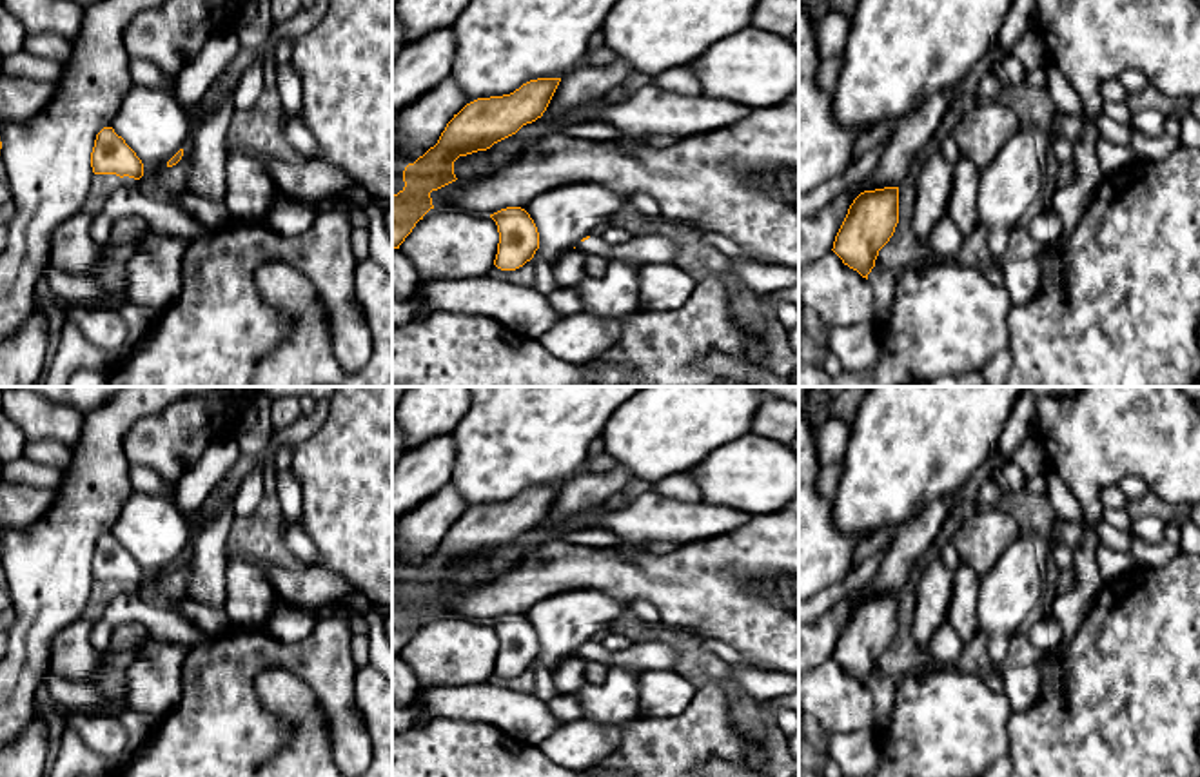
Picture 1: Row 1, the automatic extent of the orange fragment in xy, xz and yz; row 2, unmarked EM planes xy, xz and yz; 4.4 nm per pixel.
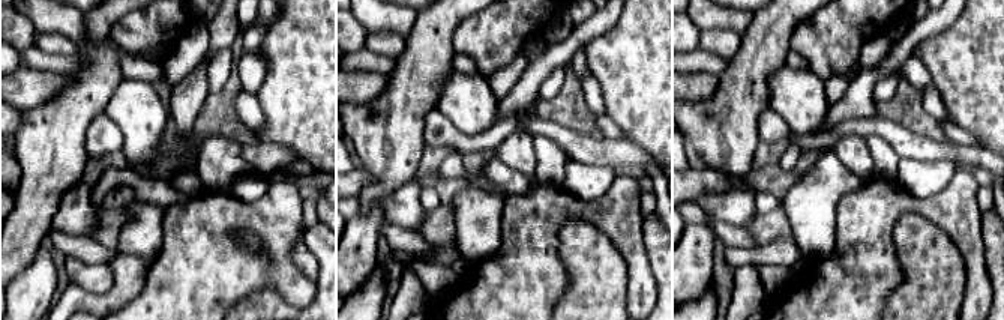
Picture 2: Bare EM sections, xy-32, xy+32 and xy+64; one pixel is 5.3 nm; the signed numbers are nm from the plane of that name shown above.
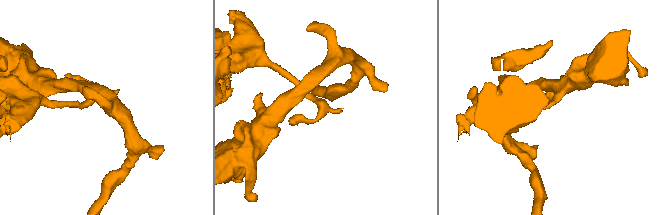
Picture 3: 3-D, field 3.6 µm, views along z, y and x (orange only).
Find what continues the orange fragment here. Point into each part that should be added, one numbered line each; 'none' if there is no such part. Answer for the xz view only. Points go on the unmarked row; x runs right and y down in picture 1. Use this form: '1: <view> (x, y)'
1: xz (656, 656)

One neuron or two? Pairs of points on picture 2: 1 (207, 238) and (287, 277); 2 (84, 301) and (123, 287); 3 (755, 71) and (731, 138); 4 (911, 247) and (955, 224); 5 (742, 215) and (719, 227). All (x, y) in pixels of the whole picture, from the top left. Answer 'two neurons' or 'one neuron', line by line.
1: one neuron
2: one neuron
3: one neuron
4: two neurons
5: two neurons

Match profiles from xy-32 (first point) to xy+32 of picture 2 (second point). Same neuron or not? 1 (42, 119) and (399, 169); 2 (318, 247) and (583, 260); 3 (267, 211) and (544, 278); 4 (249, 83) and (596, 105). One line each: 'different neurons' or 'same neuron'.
1: same neuron
2: same neuron
3: same neuron
4: same neuron

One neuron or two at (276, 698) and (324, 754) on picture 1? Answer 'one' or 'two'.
one

